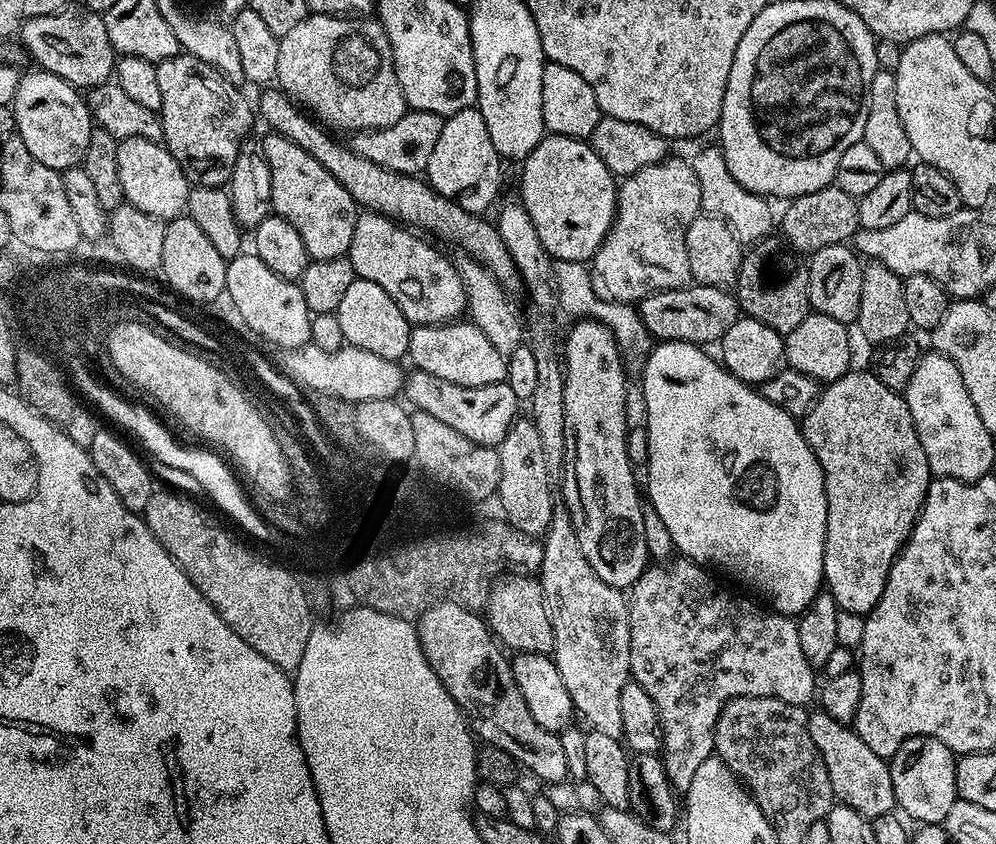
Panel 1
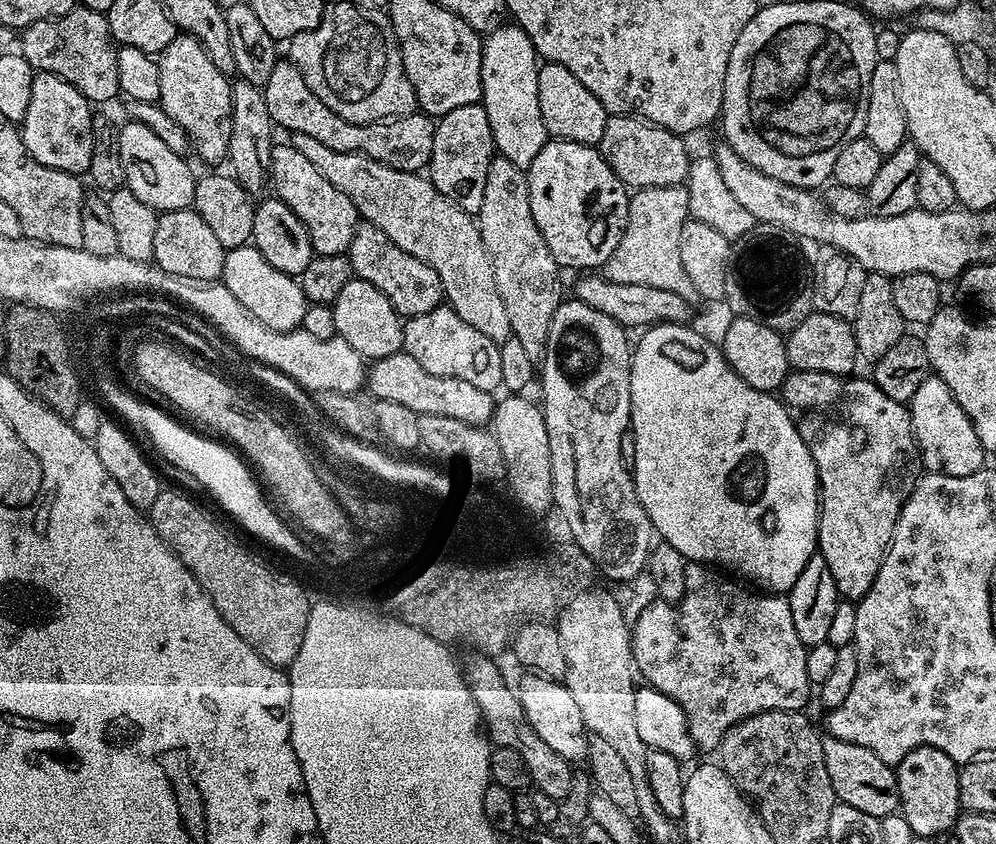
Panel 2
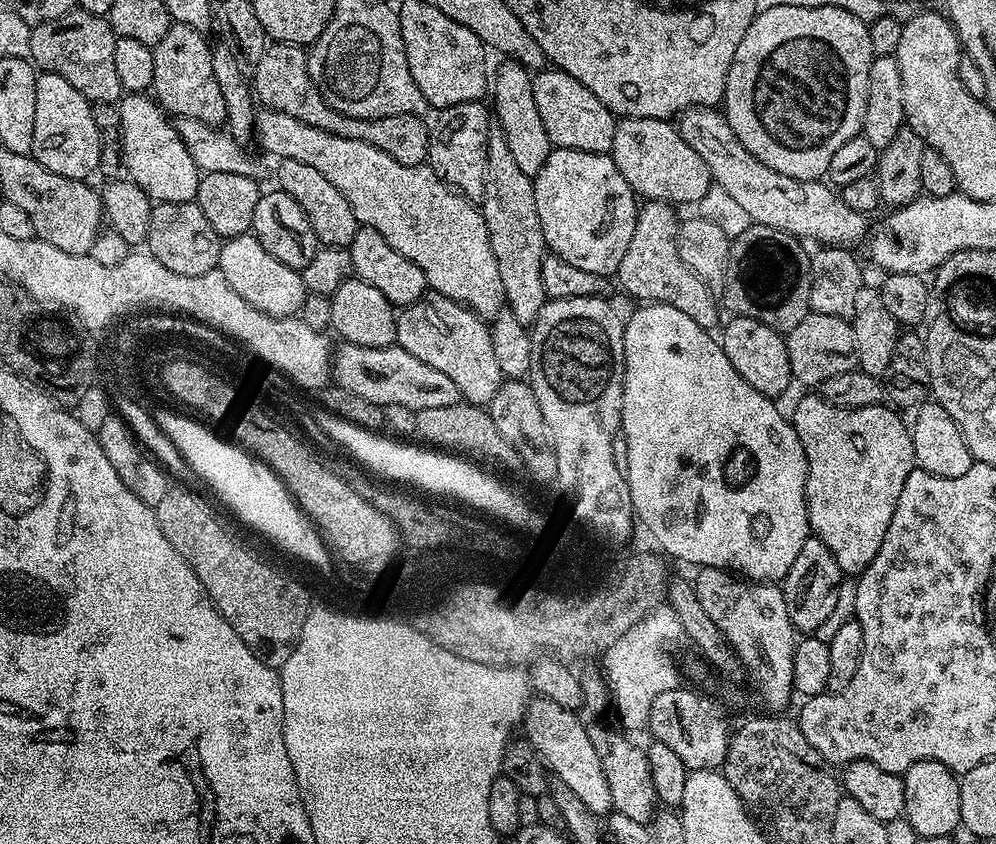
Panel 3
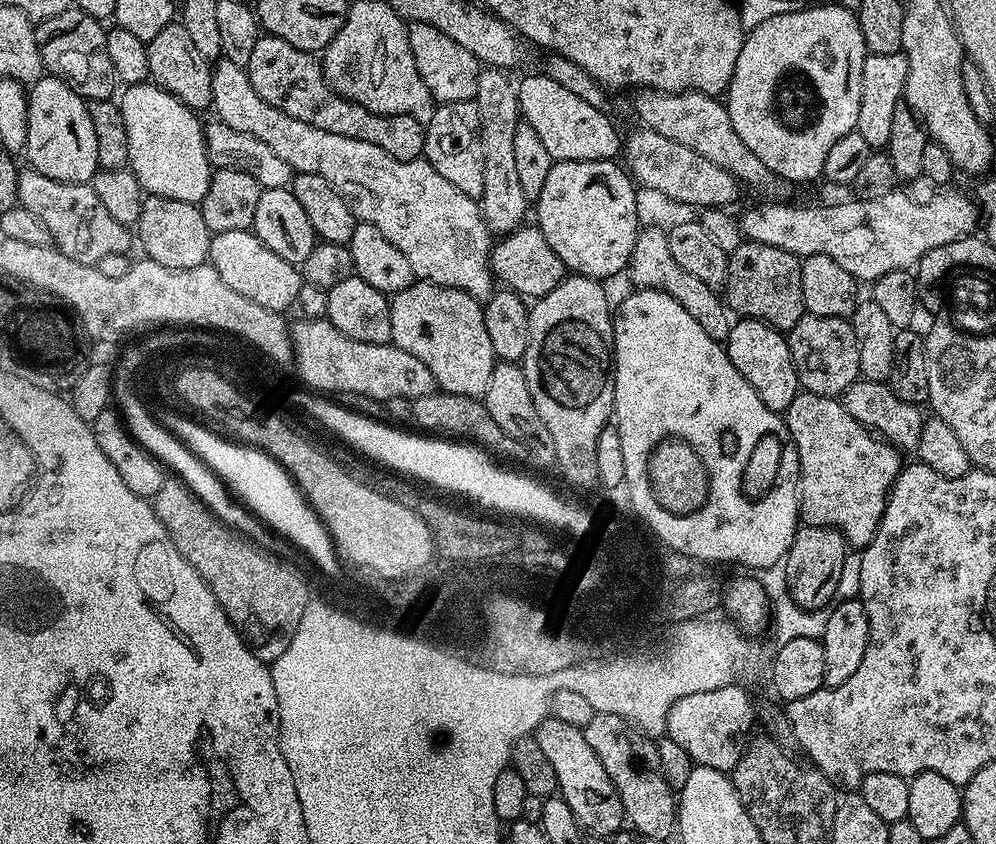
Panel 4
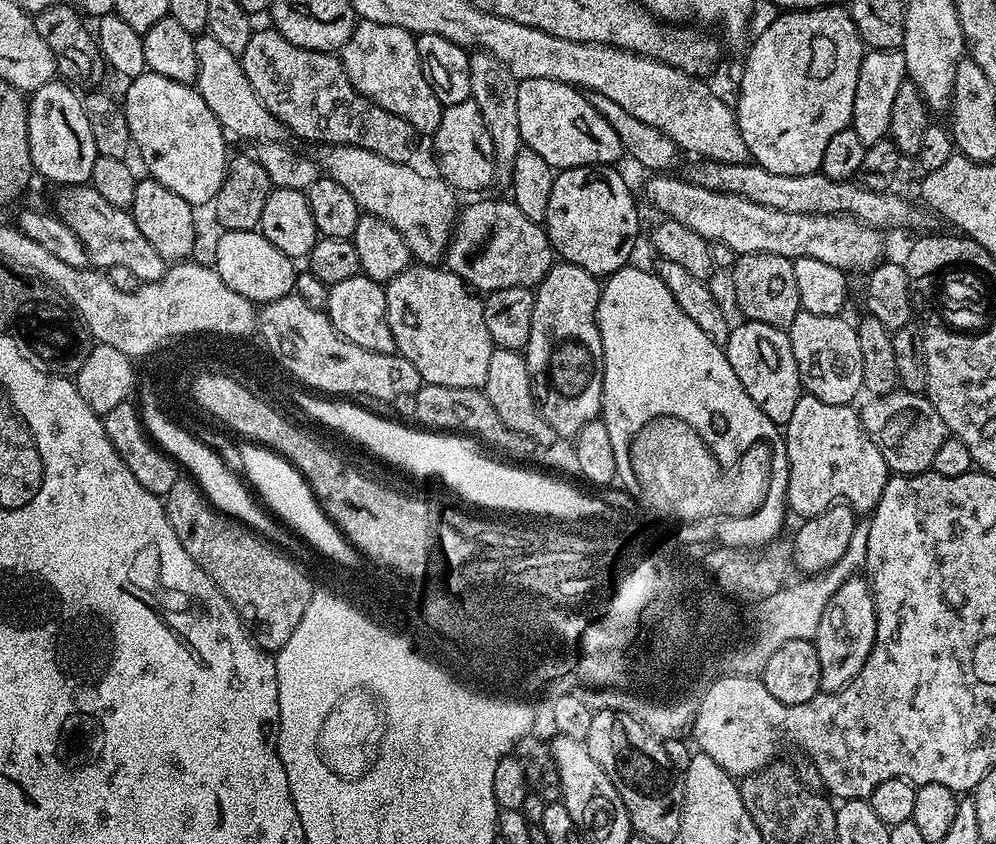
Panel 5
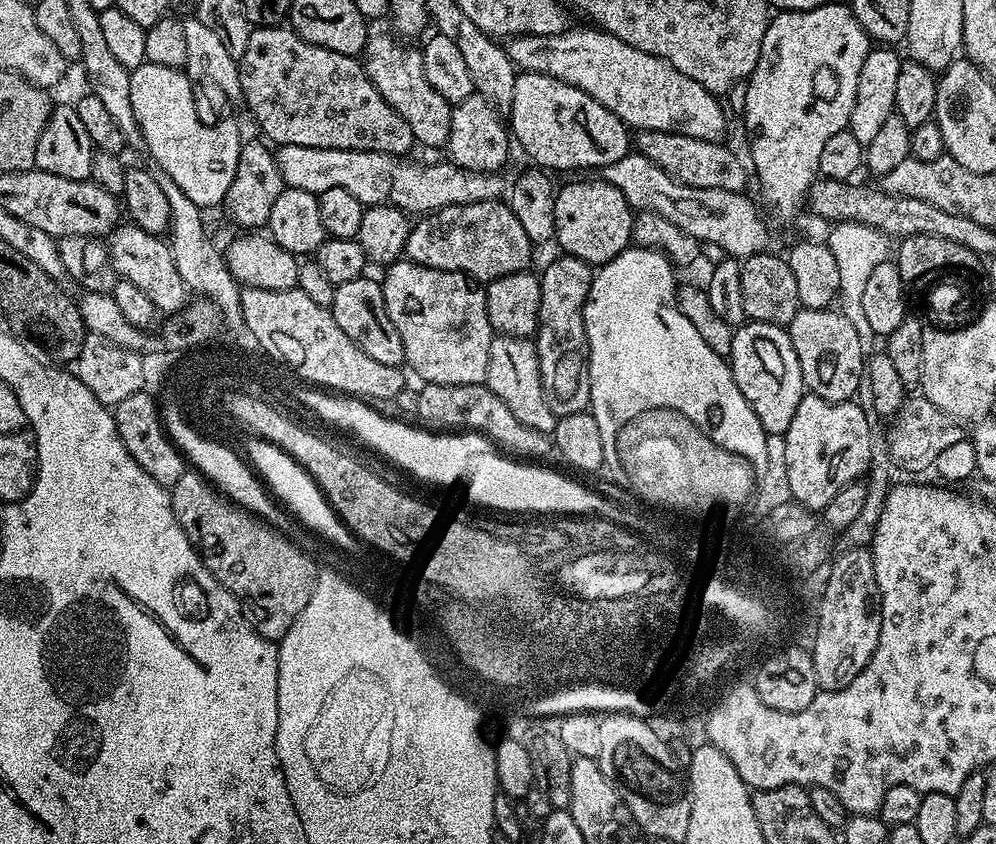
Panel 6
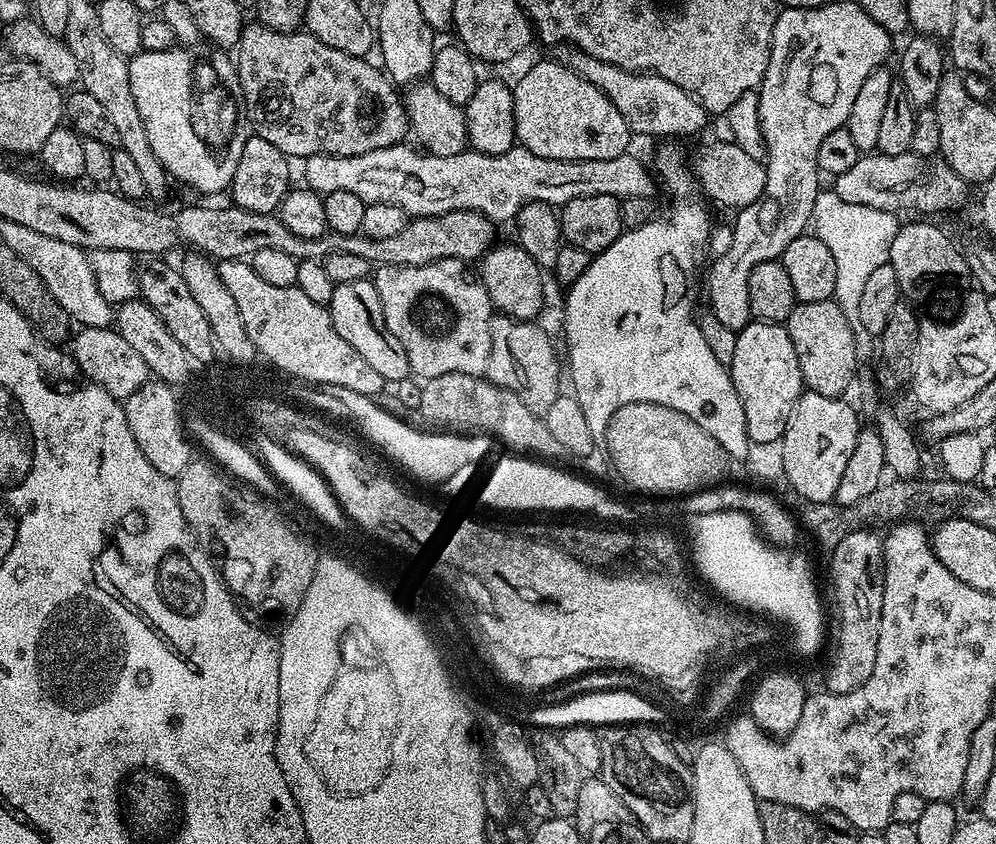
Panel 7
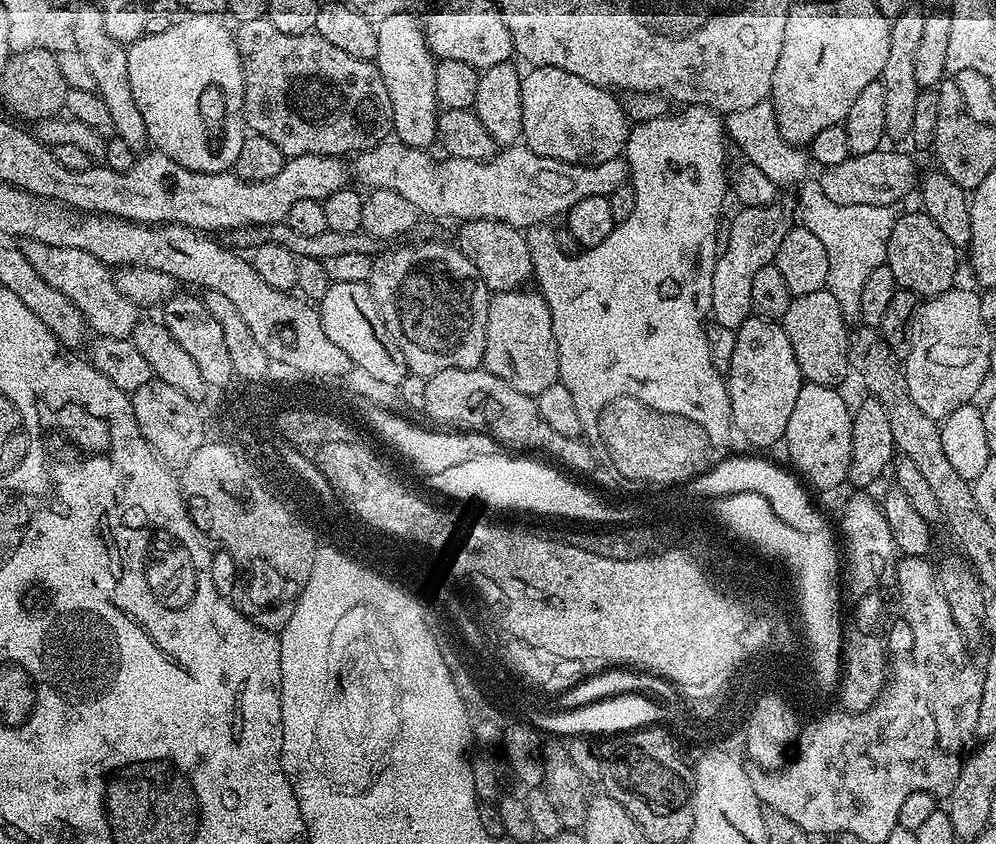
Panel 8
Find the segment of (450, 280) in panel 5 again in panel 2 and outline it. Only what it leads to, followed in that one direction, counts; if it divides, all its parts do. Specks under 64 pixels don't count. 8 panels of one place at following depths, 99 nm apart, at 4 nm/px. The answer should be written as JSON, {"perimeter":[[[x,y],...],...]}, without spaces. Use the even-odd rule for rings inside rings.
{"perimeter":[[[447,306],[404,320],[403,351],[408,352],[410,358],[416,359],[425,370],[430,370],[430,374],[438,374],[442,378],[462,378],[462,382],[470,382],[478,386],[478,390],[491,393],[502,385],[500,345],[490,342],[490,338],[474,330],[474,326],[462,322],[462,318],[458,318],[458,314]]]}

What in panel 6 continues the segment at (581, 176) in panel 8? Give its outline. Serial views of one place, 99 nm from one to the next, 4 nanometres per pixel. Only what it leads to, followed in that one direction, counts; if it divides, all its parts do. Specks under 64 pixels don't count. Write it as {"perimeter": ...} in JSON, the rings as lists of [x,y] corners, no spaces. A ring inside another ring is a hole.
{"perimeter":[[[281,144],[275,153],[278,174],[282,174],[285,188],[319,194],[322,190],[334,190],[334,186],[342,186],[350,190],[360,204],[395,204],[409,214],[431,214],[446,206],[499,200],[506,192],[506,184],[499,180],[501,177],[497,173],[471,172],[451,162],[428,164],[423,168],[420,164],[411,164],[411,159],[381,152],[293,144]],[[629,154],[618,158],[602,170],[602,179],[610,186],[622,190],[622,198],[636,212],[653,212],[670,218],[674,226],[682,226],[686,234],[701,242],[715,242],[722,246],[732,258],[756,256],[759,252],[769,251],[772,236],[768,224],[760,217],[754,201],[744,192],[731,192],[721,188],[691,188],[679,184],[670,174],[658,170],[650,158],[639,154]]]}

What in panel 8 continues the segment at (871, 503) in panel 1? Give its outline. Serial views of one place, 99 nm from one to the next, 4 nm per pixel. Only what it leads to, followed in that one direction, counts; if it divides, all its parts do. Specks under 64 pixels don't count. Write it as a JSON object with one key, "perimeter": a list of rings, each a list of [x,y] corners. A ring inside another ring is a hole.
{"perimeter":[[[801,383],[790,422],[786,422],[782,444],[787,459],[792,459],[791,467],[816,488],[836,488],[848,479],[853,409],[850,404],[848,408],[847,402],[838,393],[836,388],[830,386]]]}

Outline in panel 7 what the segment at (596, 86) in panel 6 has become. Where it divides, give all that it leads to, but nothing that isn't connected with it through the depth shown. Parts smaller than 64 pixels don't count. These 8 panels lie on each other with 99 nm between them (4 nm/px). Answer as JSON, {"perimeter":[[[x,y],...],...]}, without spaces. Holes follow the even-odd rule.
{"perimeter":[[[571,46],[563,49],[563,63],[576,71],[579,76],[586,78],[610,102],[614,102],[618,114],[626,118],[629,129],[633,133],[641,132],[644,136],[668,136],[664,138],[676,138],[672,136],[692,136],[707,126],[710,113],[695,100],[682,86],[674,86],[666,78],[656,76],[653,72],[631,72],[625,68],[614,66],[610,62],[602,62],[598,58],[586,55],[585,52]]]}

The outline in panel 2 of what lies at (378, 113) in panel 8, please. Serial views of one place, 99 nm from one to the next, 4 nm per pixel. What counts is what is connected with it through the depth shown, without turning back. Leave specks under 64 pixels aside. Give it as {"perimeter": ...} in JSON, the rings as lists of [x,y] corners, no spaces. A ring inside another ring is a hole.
{"perimeter":[[[287,58],[277,59],[274,70],[270,70],[270,78],[266,78],[262,86],[262,91],[273,125],[277,129],[285,128],[285,133],[297,132],[310,138],[318,138],[318,142],[322,142],[322,146],[330,146],[330,150],[360,152],[366,158],[374,158],[374,162],[382,162],[394,170],[423,173],[428,167],[430,154],[434,150],[436,120],[426,112],[417,110],[405,116],[398,116],[395,120],[379,120],[377,124],[352,124],[346,118],[334,114],[334,110],[330,110],[330,106],[326,106],[326,102],[322,102],[322,98],[318,98],[318,94],[314,94],[310,86],[306,86],[306,78],[302,78],[298,66],[294,66]]]}

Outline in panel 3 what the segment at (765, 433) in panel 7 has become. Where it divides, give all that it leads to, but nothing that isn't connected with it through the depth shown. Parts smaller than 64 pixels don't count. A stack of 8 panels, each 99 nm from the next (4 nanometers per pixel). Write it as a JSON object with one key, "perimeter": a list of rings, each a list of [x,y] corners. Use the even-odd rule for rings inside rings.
{"perimeter":[[[733,315],[731,319],[728,325],[723,325],[724,336],[719,337],[726,358],[730,358],[730,366],[734,366],[734,370],[738,370],[738,374],[742,374],[742,378],[754,386],[754,390],[769,398],[777,398],[788,387],[793,387],[787,339],[754,318]]]}

